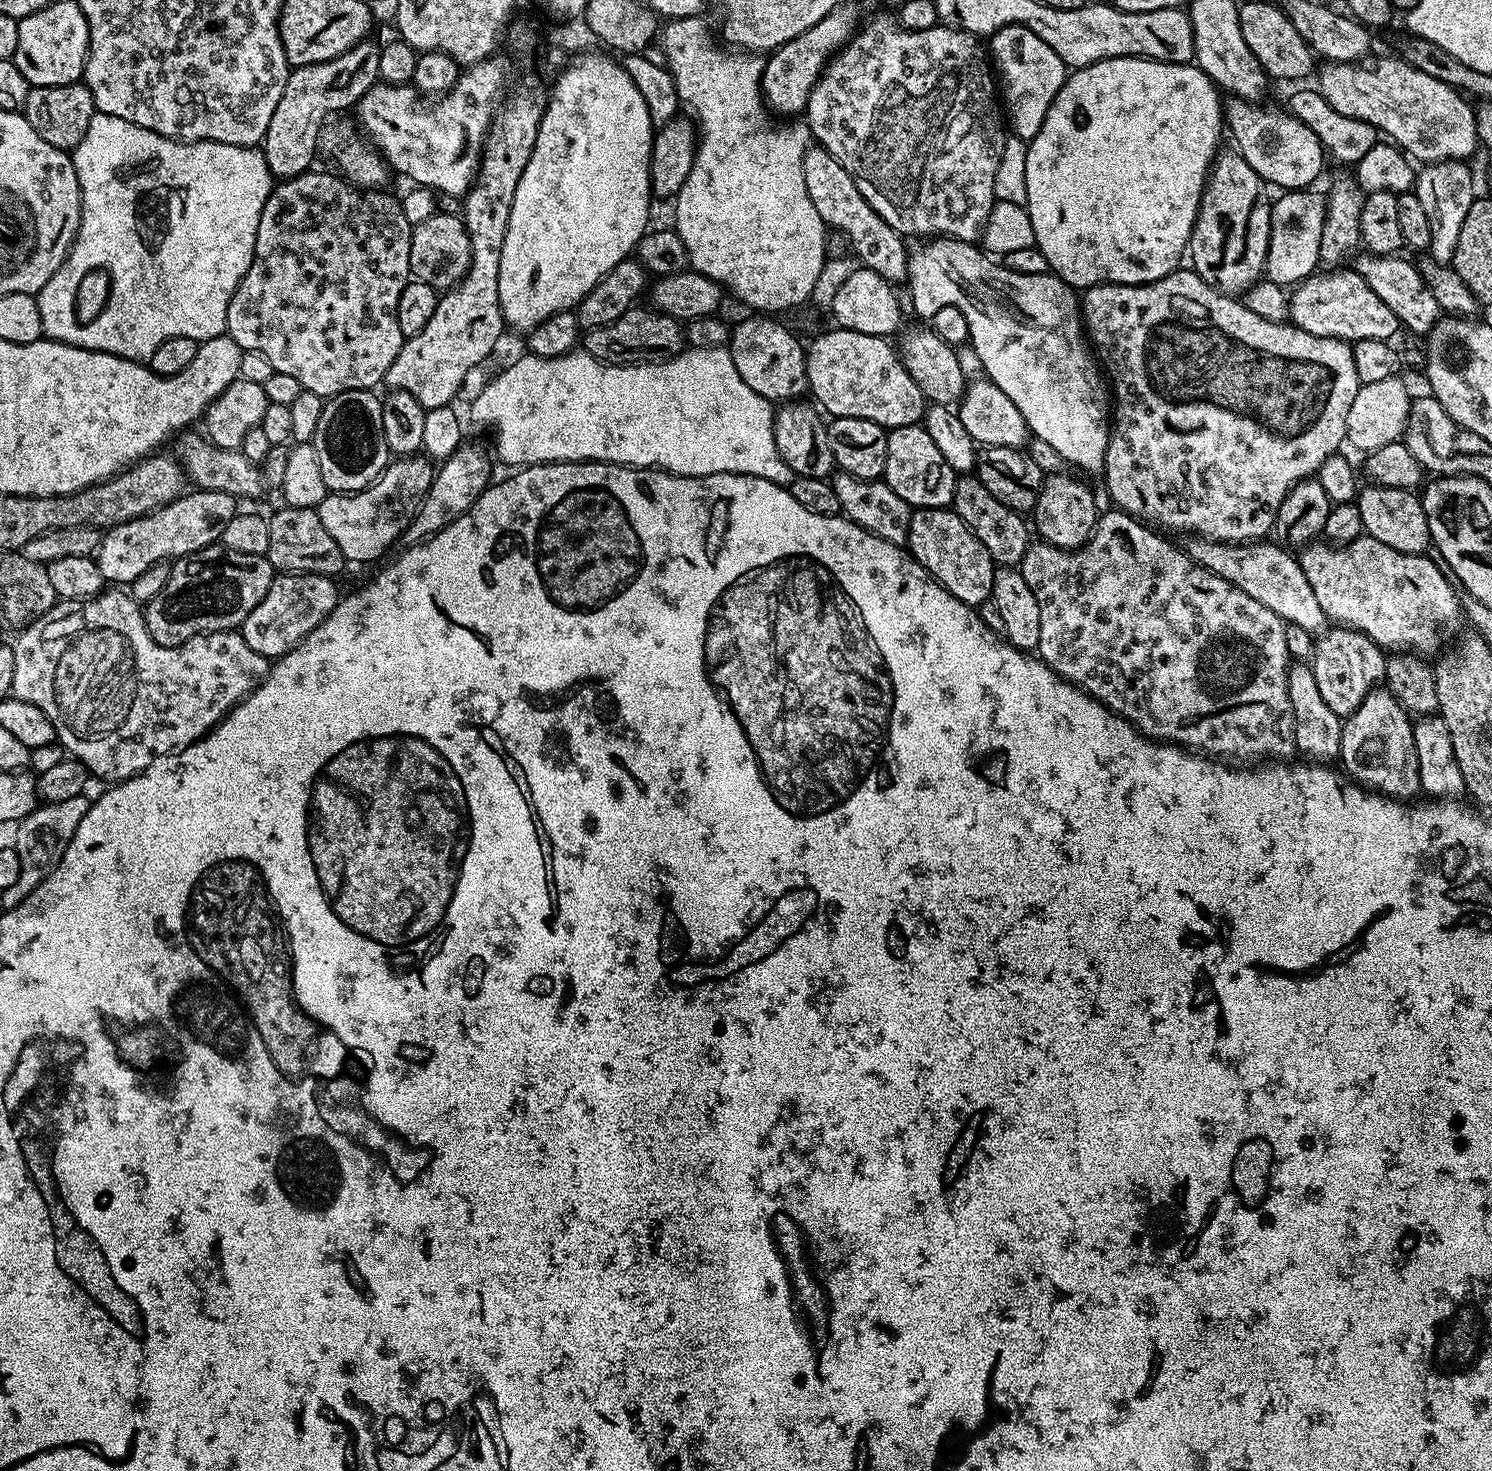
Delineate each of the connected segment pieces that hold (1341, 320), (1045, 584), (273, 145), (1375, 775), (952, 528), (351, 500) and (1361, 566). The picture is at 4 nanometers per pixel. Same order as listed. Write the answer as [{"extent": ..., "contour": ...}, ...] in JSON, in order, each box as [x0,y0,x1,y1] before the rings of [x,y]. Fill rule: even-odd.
[{"extent":[1290,270,1401,342],"contour":[[[1328,270],[1321,274],[1313,274],[1306,280],[1302,280],[1295,285],[1290,296],[1290,320],[1301,333],[1309,336],[1325,336],[1326,339],[1340,339],[1347,342],[1357,340],[1387,340],[1393,339],[1392,335],[1396,331],[1401,331],[1400,319],[1370,290],[1370,286],[1356,273],[1355,270]]]},{"extent":[1018,510,1297,766],"contour":[[[1111,510],[1099,517],[1096,521],[1096,528],[1092,531],[1092,538],[1084,543],[1080,548],[1069,550],[1067,548],[1059,548],[1053,544],[1045,544],[1043,542],[1029,543],[1026,554],[1021,558],[1018,570],[1022,574],[1022,578],[1026,578],[1026,586],[1030,586],[1030,590],[1034,590],[1034,598],[1038,598],[1038,610],[1040,611],[1040,637],[1038,638],[1038,646],[1035,651],[1038,653],[1039,659],[1043,660],[1050,670],[1057,672],[1062,679],[1073,684],[1076,688],[1082,689],[1097,700],[1099,704],[1104,704],[1111,712],[1116,712],[1122,719],[1129,722],[1139,730],[1139,732],[1148,737],[1149,740],[1158,740],[1177,745],[1185,750],[1195,750],[1197,753],[1203,754],[1209,758],[1228,758],[1224,756],[1233,756],[1233,761],[1239,762],[1244,766],[1252,766],[1257,762],[1272,761],[1284,762],[1289,758],[1297,755],[1296,739],[1294,738],[1294,730],[1296,723],[1294,722],[1294,714],[1290,706],[1290,694],[1288,693],[1288,670],[1290,667],[1290,657],[1286,646],[1286,630],[1285,622],[1281,620],[1278,614],[1274,614],[1274,610],[1270,610],[1266,606],[1262,606],[1262,602],[1254,602],[1254,598],[1250,598],[1250,594],[1246,594],[1242,590],[1238,590],[1238,586],[1234,586],[1230,582],[1226,582],[1226,578],[1222,578],[1218,574],[1214,574],[1210,570],[1202,567],[1197,560],[1191,560],[1187,551],[1183,547],[1175,548],[1168,540],[1163,540],[1159,536],[1159,531],[1153,530],[1147,523],[1141,522],[1137,517],[1128,515],[1127,512],[1119,510]]]},{"extent":[262,38,381,180],"contour":[[[365,38],[355,44],[348,52],[338,58],[330,58],[326,62],[314,62],[310,66],[292,68],[286,78],[286,90],[282,90],[282,98],[270,117],[270,126],[266,126],[266,134],[262,141],[262,151],[266,158],[266,166],[270,166],[273,177],[289,180],[292,176],[301,176],[313,167],[312,159],[316,156],[316,139],[320,136],[320,127],[327,116],[335,112],[355,109],[361,98],[380,80],[378,74],[378,58],[381,45],[375,44],[372,38]]]},{"extent":[1339,686,1421,802],"contour":[[[1377,686],[1342,723],[1342,738],[1340,739],[1339,763],[1344,763],[1343,771],[1360,787],[1370,792],[1378,792],[1401,802],[1411,801],[1421,795],[1420,775],[1418,774],[1418,754],[1414,750],[1413,721],[1410,713],[1399,704],[1394,694],[1387,687]]]},{"extent":[907,508,997,606],"contour":[[[917,508],[910,518],[907,551],[940,583],[943,588],[963,604],[979,606],[992,594],[992,575],[997,565],[993,564],[986,546],[958,518],[958,514],[947,508]]]},{"extent":[318,454,433,561],"contour":[[[415,454],[393,459],[371,488],[325,496],[318,509],[322,526],[326,526],[330,538],[338,542],[345,561],[376,560],[395,540],[399,541],[412,521],[412,515],[420,509],[421,499],[428,493],[433,475],[433,465],[423,455]]]},{"extent":[1298,534,1462,658],"contour":[[[1363,534],[1343,546],[1305,544],[1299,549],[1298,559],[1325,617],[1366,634],[1379,648],[1432,658],[1462,624],[1459,600],[1445,569],[1428,560],[1427,555],[1400,553]]]}]

